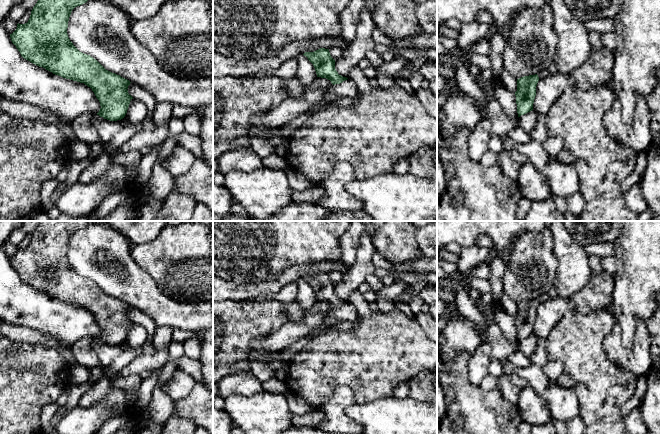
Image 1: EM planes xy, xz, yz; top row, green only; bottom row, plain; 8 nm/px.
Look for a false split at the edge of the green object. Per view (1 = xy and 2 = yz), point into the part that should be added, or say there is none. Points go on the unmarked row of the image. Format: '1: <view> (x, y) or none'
1: none
2: none

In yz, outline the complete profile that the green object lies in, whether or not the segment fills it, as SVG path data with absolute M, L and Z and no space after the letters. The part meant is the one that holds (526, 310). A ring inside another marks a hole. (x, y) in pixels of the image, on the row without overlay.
M537 298L517 303L517 315L515 316L515 320L518 341L533 334L538 305L539 301Z

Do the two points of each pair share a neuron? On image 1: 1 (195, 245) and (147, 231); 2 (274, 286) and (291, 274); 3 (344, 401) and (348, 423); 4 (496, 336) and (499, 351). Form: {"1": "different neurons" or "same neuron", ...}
{"1": "different neurons", "2": "same neuron", "3": "same neuron", "4": "same neuron"}

